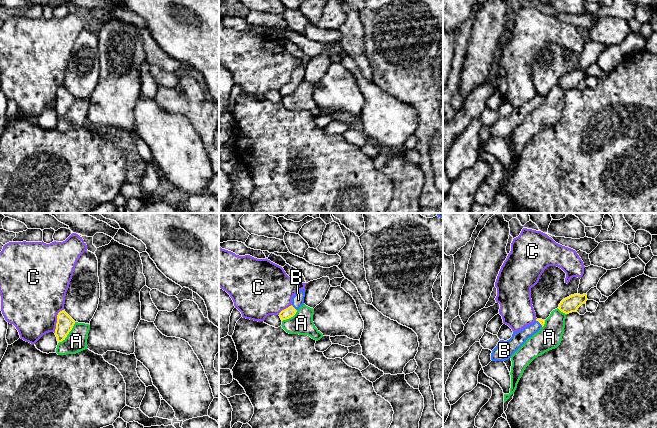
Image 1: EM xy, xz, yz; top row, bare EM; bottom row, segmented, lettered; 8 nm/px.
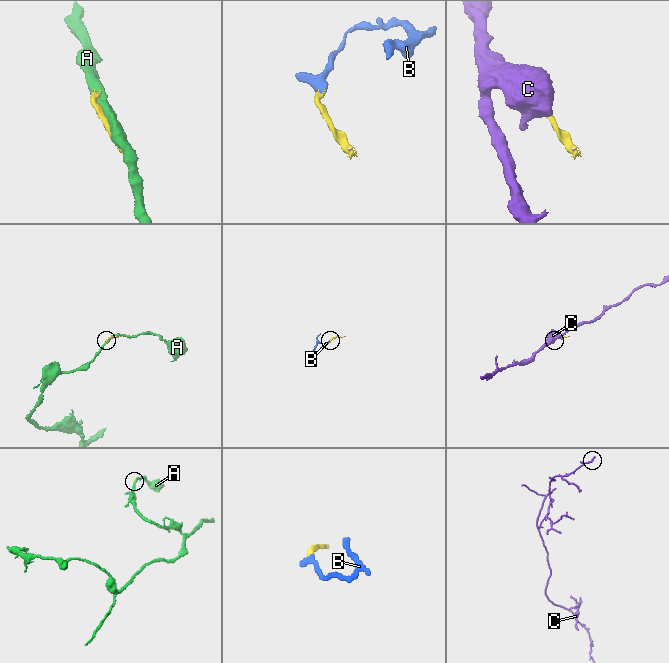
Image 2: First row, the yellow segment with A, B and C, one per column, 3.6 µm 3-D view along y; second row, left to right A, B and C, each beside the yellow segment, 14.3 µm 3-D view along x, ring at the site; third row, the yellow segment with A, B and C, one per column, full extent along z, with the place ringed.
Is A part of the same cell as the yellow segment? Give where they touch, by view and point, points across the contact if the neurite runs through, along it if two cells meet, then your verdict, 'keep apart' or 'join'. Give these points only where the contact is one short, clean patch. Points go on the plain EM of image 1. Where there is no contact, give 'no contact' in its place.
xy (68, 109) | keep apart

